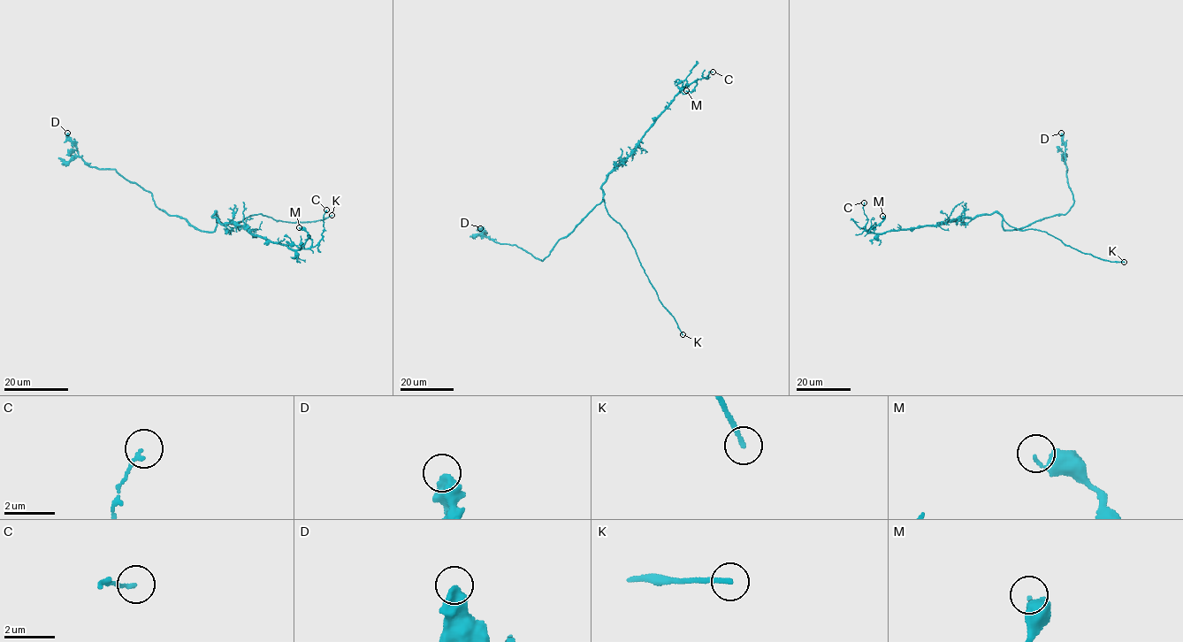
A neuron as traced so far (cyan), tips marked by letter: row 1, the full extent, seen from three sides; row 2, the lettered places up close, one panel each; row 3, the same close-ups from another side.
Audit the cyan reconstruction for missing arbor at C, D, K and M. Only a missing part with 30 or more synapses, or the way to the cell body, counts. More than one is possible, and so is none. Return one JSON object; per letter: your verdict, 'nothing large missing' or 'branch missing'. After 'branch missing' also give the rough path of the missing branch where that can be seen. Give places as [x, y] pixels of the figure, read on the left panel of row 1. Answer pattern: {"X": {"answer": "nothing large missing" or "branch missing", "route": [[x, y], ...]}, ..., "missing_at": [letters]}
{"C": {"answer": "nothing large missing"}, "D": {"answer": "nothing large missing"}, "K": {"answer": "branch missing", "route": [[332, 215], [342, 210], [339, 214]]}, "M": {"answer": "nothing large missing"}, "missing_at": ["K"]}

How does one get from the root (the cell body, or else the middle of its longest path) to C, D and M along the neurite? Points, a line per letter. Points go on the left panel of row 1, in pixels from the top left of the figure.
C: (217, 216), (212, 217), (221, 223), (240, 225), (255, 235), (300, 250), (321, 239), (326, 210)
D: (217, 216), (216, 229), (209, 232), (169, 215), (158, 209), (150, 192), (115, 169), (91, 167), (67, 133)
M: (217, 216), (212, 217), (221, 223), (240, 225), (296, 250), (311, 244), (299, 227)

